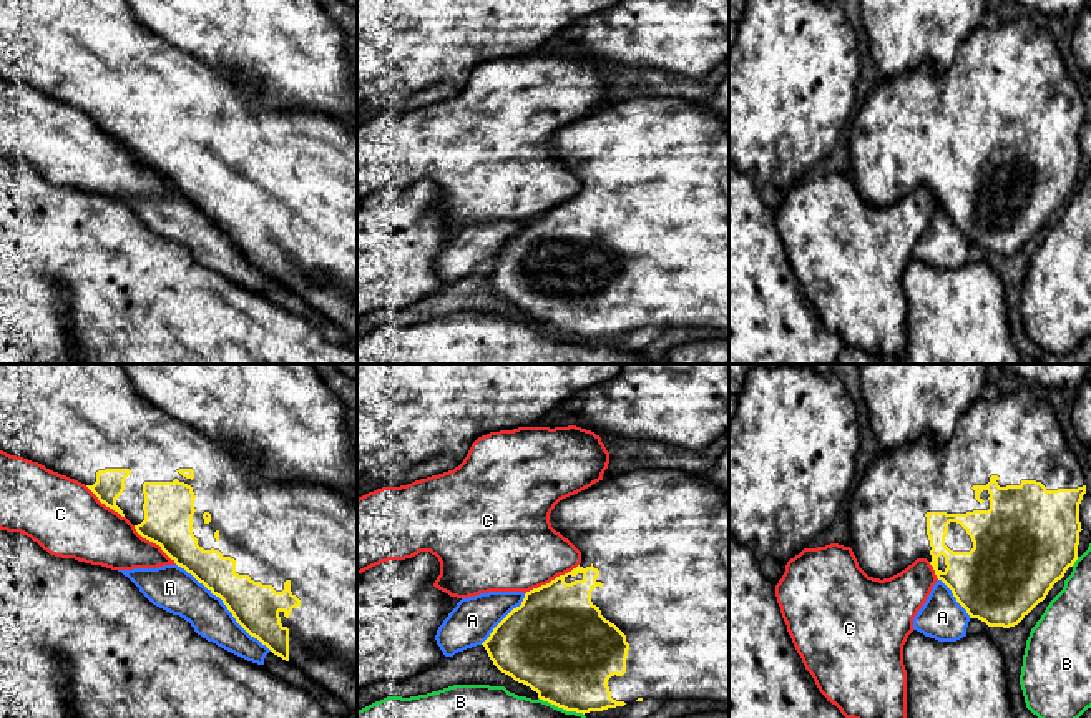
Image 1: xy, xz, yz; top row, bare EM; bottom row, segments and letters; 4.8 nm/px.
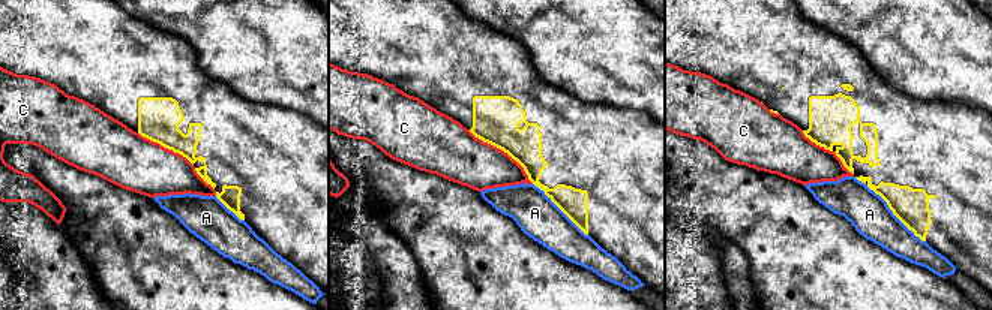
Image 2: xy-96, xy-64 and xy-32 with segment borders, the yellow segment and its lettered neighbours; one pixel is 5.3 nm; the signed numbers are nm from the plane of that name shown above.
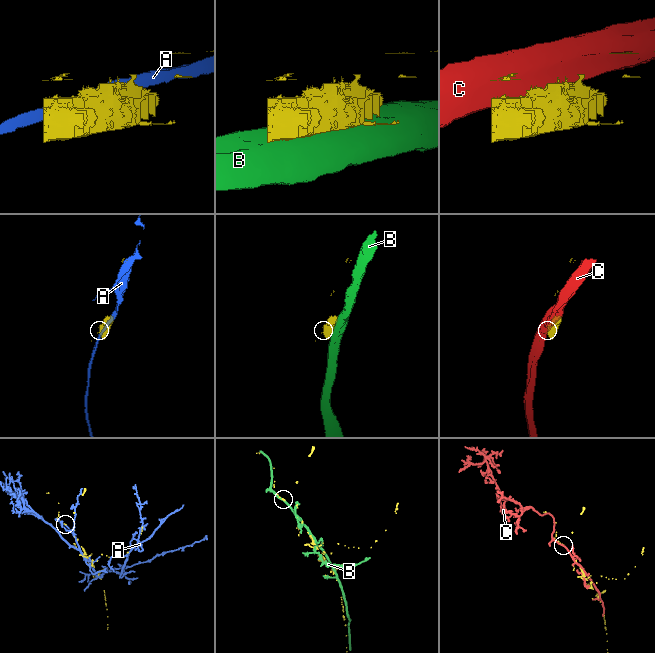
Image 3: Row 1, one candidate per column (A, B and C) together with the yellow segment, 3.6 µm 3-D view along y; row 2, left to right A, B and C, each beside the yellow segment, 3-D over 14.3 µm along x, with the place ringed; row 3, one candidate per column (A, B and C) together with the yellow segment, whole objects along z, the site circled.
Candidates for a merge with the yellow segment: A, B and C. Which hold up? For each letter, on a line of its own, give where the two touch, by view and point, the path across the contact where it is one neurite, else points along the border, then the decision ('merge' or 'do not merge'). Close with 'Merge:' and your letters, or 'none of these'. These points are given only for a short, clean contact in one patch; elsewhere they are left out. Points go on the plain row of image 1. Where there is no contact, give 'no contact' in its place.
A: xy (225, 231) | do not merge
B: xz (562, 334) | do not merge
C: xz (552, 208) | do not merge
Merge: none of these

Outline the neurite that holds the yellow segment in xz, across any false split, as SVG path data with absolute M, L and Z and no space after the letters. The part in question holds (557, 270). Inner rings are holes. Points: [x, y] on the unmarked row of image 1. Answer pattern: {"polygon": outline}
{"polygon": "M639 96L636 100L628 100L611 106L603 106L591 115L560 128L550 141L551 155L568 166L580 180L581 191L571 199L556 204L546 213L533 216L525 221L520 234L513 236L490 261L490 264L482 271L493 289L493 293L505 302L511 304L515 309L530 314L538 321L538 326L548 329L558 336L576 341L603 339L608 336L624 334L631 329L643 329L648 326L654 327L711 327L711 329L729 329L729 130L722 118L701 103L686 101L676 96Z"}

